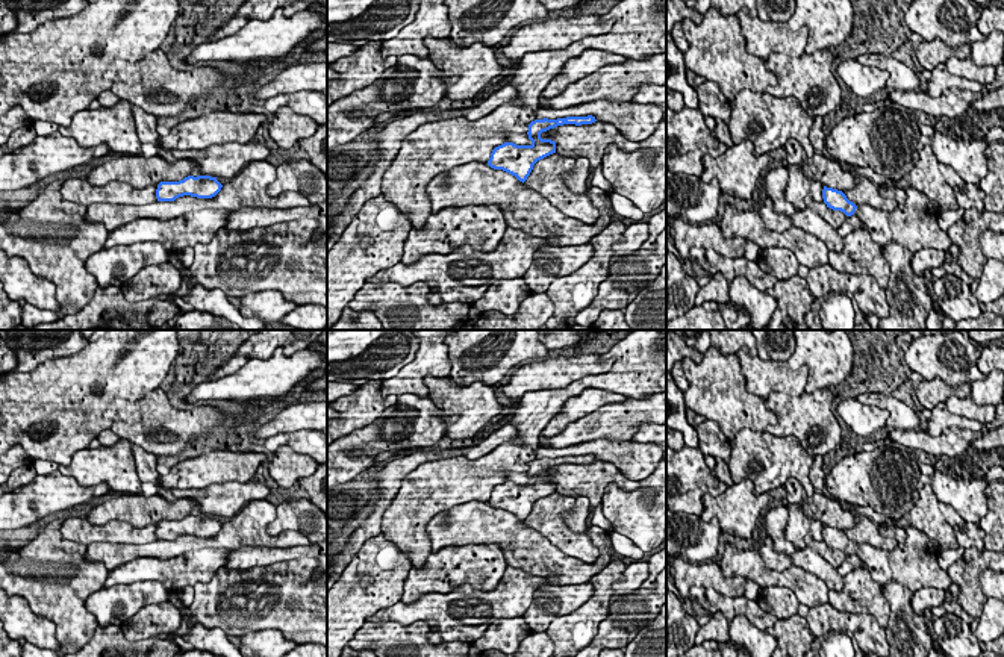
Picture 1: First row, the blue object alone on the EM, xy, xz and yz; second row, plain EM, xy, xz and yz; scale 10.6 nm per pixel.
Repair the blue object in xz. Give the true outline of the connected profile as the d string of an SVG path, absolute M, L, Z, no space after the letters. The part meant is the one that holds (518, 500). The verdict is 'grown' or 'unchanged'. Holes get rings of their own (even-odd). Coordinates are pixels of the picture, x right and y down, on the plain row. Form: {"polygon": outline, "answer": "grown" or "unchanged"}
{"polygon": "M566 456L557 459L535 459L529 463L530 484L516 484L513 481L504 481L495 486L491 492L488 504L494 509L503 509L515 515L519 521L525 521L530 515L533 504L556 492L556 481L551 478L542 478L541 472L563 463L592 463L595 456Z", "answer": "unchanged"}

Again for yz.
{"polygon": "M827 525L822 528L822 537L827 546L833 550L840 550L847 556L856 554L878 584L898 581L910 592L921 587L949 589L951 577L940 568L937 551L924 533L912 525L878 525L878 531L895 539L896 546L893 550L880 550L868 543L856 545L842 530Z", "answer": "grown"}

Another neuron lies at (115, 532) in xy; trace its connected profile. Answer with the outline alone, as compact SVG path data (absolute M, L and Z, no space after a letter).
M67 518L58 528L62 539L82 545L89 545L92 542L150 543L157 540L157 525L135 528L121 521L109 521L104 525L94 525L85 518Z

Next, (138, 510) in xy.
M120 494L95 506L86 519L94 525L121 521L135 528L144 528L147 525L157 525L161 521L183 519L191 515L194 506L195 501L191 498L167 501L159 494L151 497Z

